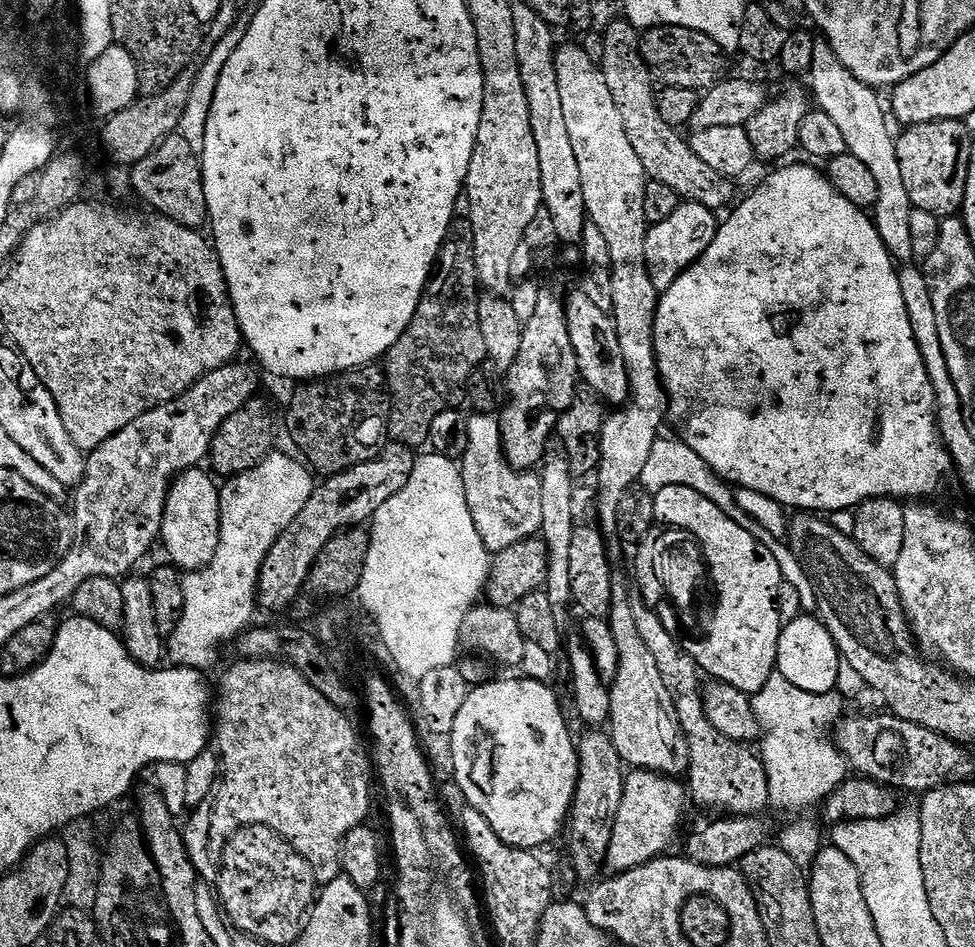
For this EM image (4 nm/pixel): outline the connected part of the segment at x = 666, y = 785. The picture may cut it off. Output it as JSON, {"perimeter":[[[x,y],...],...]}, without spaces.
{"perimeter":[[[632,770],[627,773],[625,782],[624,782],[624,793],[622,794],[622,806],[618,806],[618,818],[614,822],[614,834],[610,838],[610,850],[608,851],[608,862],[606,865],[607,871],[609,873],[615,874],[618,872],[629,872],[630,870],[634,870],[638,866],[642,866],[643,864],[649,864],[651,860],[655,860],[667,853],[669,851],[668,848],[672,843],[676,840],[676,835],[680,832],[680,823],[684,820],[684,796],[686,800],[686,788],[683,783],[675,784],[675,779],[669,778],[667,775],[654,772],[651,770]]]}

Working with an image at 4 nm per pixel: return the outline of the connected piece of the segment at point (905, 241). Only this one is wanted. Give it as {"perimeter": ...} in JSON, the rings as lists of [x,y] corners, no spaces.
{"perimeter":[[[818,42],[814,46],[812,71],[806,77],[811,99],[819,111],[830,114],[830,119],[838,125],[846,137],[848,155],[858,158],[874,174],[878,182],[878,202],[874,209],[874,223],[886,250],[893,261],[908,262],[913,259],[914,238],[910,238],[910,214],[912,203],[910,194],[906,194],[906,182],[902,178],[902,166],[898,166],[897,137],[888,129],[890,116],[886,104],[880,101],[881,93],[863,84],[838,58],[838,54],[827,42]]]}

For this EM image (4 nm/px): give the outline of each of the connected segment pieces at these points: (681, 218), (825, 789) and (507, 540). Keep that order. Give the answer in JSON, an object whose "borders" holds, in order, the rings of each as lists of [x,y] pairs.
{"borders":[[[[684,202],[681,203],[678,210],[674,210],[674,214],[670,214],[670,218],[666,218],[666,222],[658,222],[649,227],[648,237],[646,238],[646,262],[648,263],[648,273],[654,282],[657,293],[662,294],[666,290],[670,290],[670,286],[674,286],[676,279],[706,251],[710,242],[714,242],[718,227],[716,216],[717,213],[713,209],[701,204]]],[[[841,663],[836,687],[838,691],[810,694],[774,674],[763,690],[751,697],[752,709],[763,732],[762,759],[768,779],[768,800],[784,812],[804,812],[815,804],[823,805],[832,791],[849,779],[848,761],[830,739],[830,733],[842,720],[840,711],[844,704],[840,695],[856,696],[865,691],[866,685],[854,666]]],[[[469,415],[468,425],[470,442],[466,446],[460,470],[464,479],[466,502],[482,542],[489,553],[495,554],[535,537],[541,531],[542,482],[535,471],[510,467],[504,456],[500,422],[495,415]]]]}

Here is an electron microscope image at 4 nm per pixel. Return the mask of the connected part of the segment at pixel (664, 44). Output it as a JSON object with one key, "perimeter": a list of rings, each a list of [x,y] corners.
{"perimeter":[[[682,26],[649,28],[640,37],[640,53],[655,79],[664,86],[707,90],[725,79],[726,53],[710,37]]]}

